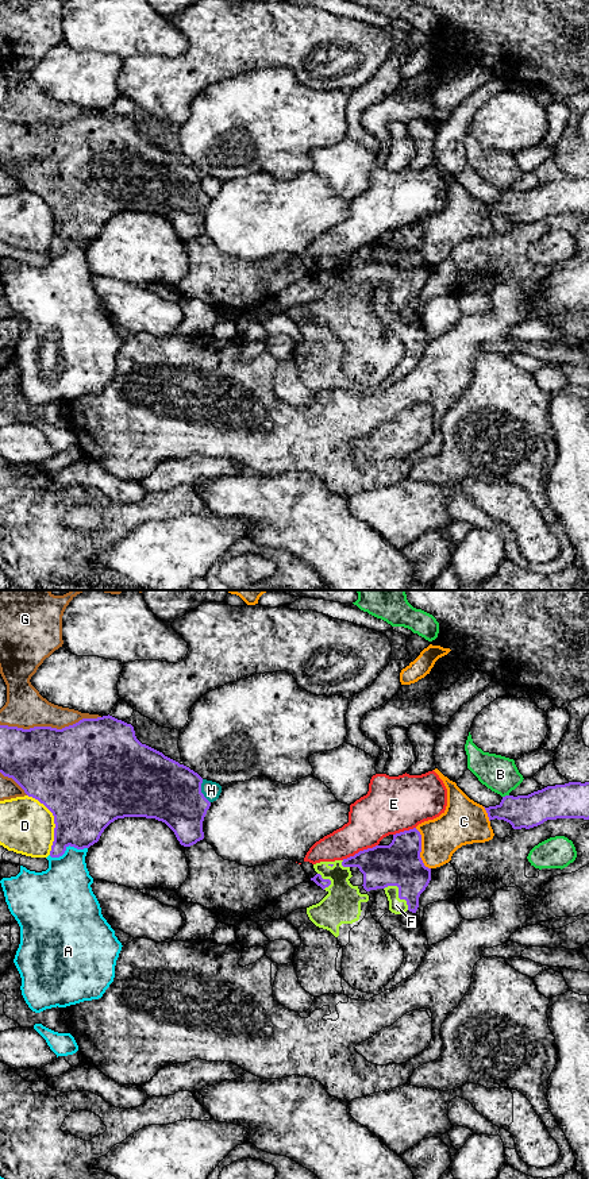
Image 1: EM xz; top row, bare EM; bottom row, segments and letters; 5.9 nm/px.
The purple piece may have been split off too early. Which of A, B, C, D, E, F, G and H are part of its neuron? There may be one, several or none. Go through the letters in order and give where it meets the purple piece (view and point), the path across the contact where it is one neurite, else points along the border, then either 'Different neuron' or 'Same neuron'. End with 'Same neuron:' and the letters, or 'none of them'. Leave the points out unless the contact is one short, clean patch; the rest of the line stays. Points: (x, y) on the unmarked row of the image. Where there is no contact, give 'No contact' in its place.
A: Touches purple at xz (65, 243). Different neuron
B: Touches purple at xz (505, 191). Boundary: xz (508, 189), (503, 192). Different neuron
C: Touches purple at xz (420, 245). Different neuron
D: Touches purple at xz (54, 216). Different neuron
E: Touches purple at xz (360, 246). Different neuron
F: Touches purple at xz (399, 288). Same neuron
G: Touches purple at xz (50, 122). Different neuron
H: Touches purple at xz (200, 187). Boundary: xz (201, 174), (201, 188), (210, 197). Different neuron
Same neuron: F

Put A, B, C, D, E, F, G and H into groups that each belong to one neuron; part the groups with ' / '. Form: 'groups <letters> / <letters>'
groups A / B / C / D / E / F / G / H

